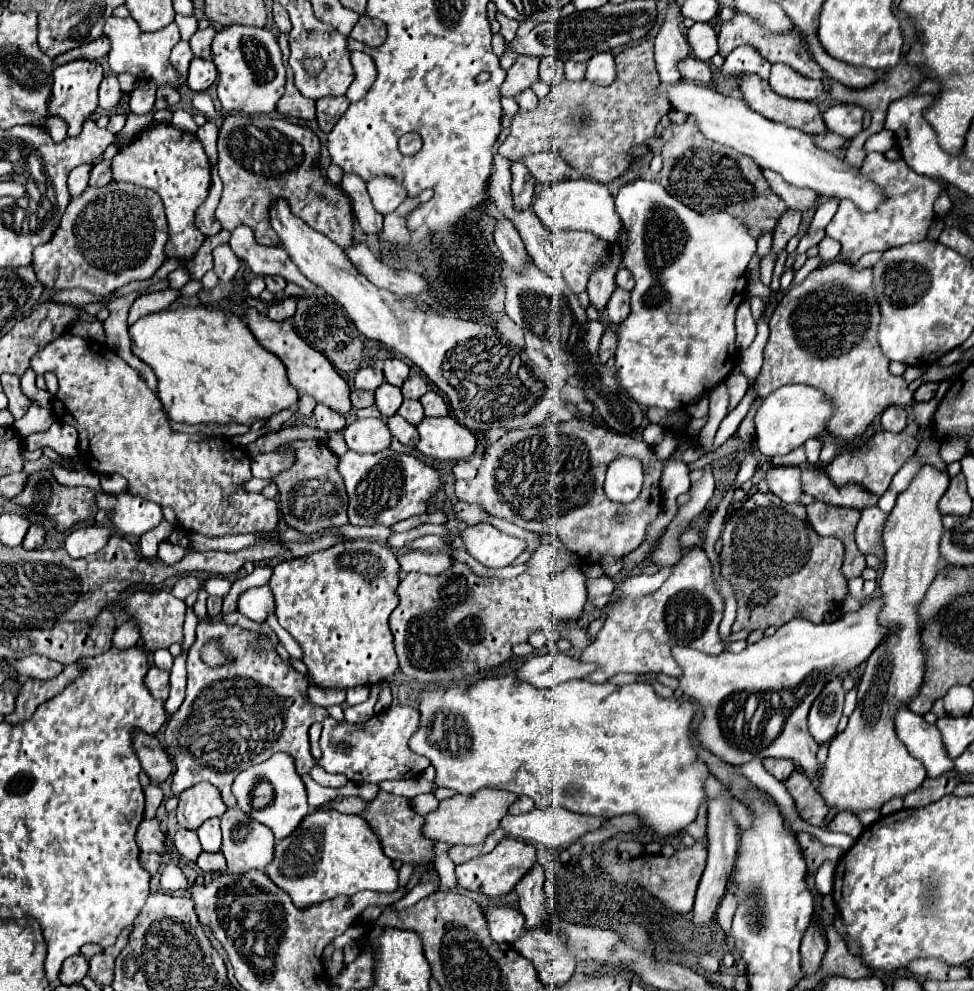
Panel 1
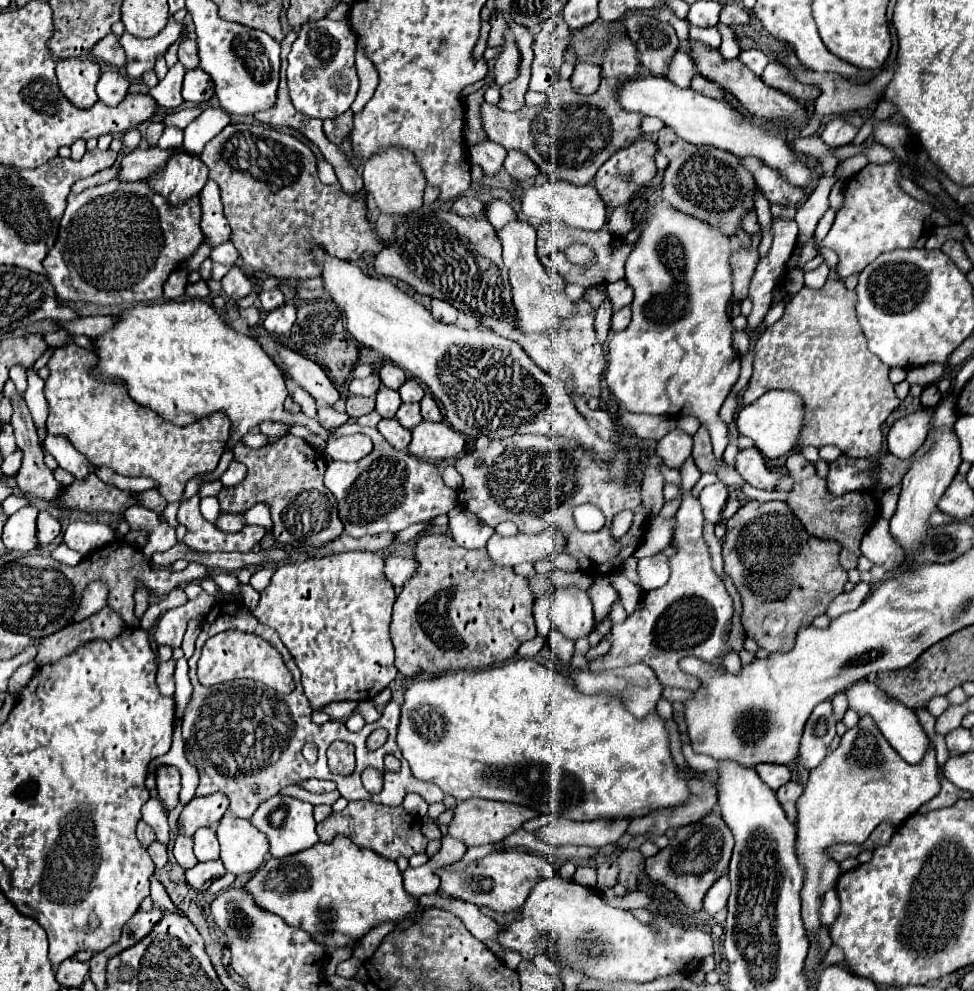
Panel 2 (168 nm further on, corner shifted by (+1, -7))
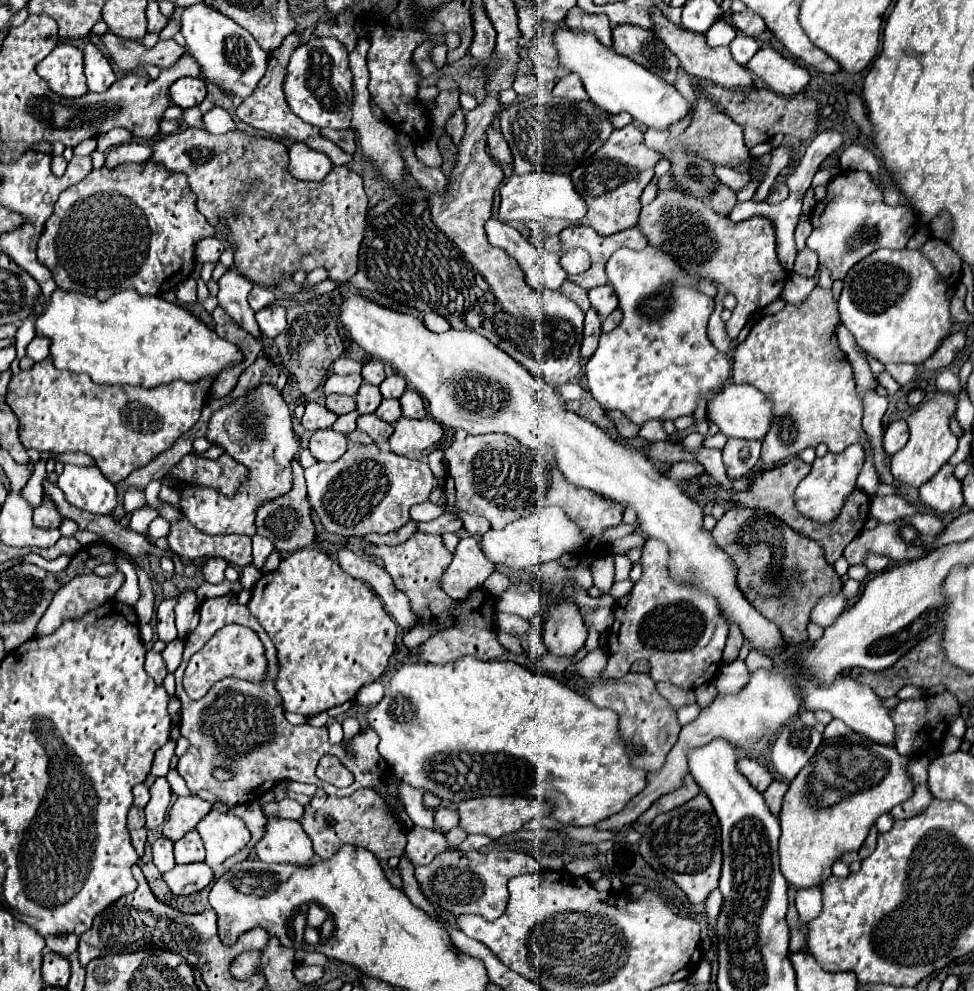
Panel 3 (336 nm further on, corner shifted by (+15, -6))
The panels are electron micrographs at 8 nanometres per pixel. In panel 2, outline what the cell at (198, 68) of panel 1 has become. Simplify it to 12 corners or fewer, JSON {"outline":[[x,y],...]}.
{"outline":[[204,70],[186,72],[184,100],[210,100],[214,82]]}

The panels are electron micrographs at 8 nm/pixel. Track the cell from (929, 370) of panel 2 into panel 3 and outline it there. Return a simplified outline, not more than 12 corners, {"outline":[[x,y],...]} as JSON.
{"outline":[[886,365],[900,385],[908,385],[916,375],[914,365]]}

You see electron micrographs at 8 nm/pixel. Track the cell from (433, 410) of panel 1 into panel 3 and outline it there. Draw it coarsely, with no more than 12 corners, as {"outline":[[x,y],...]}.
{"outline":[[416,391],[400,397],[402,413],[410,419],[424,419],[424,401]]}

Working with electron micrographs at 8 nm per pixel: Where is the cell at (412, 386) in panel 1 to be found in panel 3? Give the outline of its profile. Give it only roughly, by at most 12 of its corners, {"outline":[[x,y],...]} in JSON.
{"outline":[[390,375],[380,385],[384,399],[400,399],[406,381]]}

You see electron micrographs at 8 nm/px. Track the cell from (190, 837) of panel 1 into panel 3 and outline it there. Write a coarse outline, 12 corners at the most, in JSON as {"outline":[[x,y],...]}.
{"outline":[[168,837],[152,845],[154,865],[166,873],[176,865],[174,843]]}

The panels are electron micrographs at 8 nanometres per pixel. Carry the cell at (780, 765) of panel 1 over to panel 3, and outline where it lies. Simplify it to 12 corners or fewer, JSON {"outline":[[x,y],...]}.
{"outline":[[742,757],[740,773],[756,791],[764,793],[774,781],[768,767]]}

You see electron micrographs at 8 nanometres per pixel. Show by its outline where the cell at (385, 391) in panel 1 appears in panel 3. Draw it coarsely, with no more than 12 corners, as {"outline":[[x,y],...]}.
{"outline":[[364,383],[356,395],[358,411],[374,413],[382,403],[378,387]]}

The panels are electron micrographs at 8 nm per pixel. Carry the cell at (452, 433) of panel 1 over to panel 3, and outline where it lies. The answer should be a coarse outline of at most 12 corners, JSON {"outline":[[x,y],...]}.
{"outline":[[400,417],[394,423],[390,451],[422,453],[444,435],[432,419]]}

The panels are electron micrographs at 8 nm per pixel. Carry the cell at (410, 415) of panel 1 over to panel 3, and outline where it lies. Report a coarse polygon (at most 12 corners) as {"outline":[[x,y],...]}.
{"outline":[[386,399],[376,415],[386,423],[402,417],[402,407],[396,399]]}

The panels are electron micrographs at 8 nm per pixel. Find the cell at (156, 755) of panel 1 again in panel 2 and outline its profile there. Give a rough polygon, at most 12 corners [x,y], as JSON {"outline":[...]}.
{"outline":[[158,766],[156,784],[166,810],[178,806],[178,768]]}

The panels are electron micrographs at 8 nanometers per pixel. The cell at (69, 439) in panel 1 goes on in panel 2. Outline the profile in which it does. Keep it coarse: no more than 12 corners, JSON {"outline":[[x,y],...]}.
{"outline":[[48,436],[46,450],[60,468],[84,480],[94,470],[66,438]]}

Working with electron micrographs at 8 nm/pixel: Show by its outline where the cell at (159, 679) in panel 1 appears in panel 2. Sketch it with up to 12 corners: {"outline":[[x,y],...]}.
{"outline":[[176,660],[158,664],[158,688],[174,696]]}

